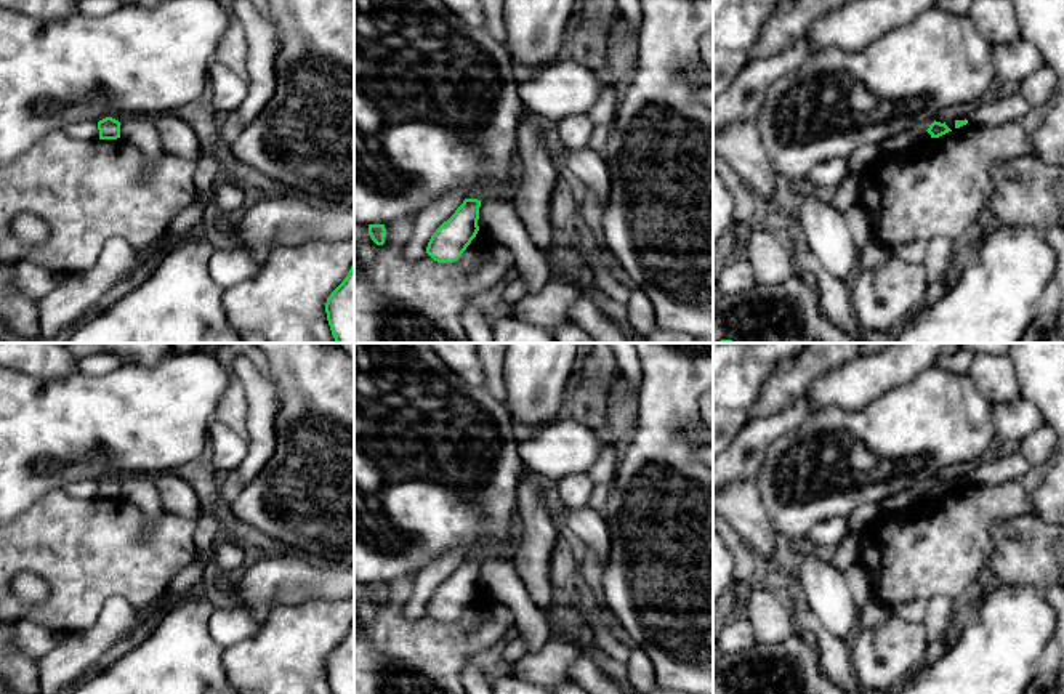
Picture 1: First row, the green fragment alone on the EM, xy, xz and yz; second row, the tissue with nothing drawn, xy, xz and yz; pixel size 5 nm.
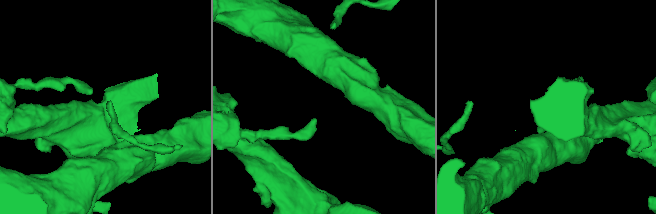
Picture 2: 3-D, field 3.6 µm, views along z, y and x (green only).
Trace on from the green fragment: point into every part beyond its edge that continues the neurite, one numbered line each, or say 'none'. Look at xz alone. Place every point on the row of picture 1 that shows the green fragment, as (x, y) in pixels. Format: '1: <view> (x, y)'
none

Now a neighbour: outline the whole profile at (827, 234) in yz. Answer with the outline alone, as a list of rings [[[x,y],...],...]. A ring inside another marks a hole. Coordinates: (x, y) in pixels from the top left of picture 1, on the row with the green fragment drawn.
[[[811,194],[803,199],[798,220],[819,263],[832,276],[844,280],[860,256],[844,215],[832,208],[827,197]]]

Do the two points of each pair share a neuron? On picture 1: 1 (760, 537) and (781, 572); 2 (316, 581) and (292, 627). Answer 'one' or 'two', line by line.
1: two
2: two

